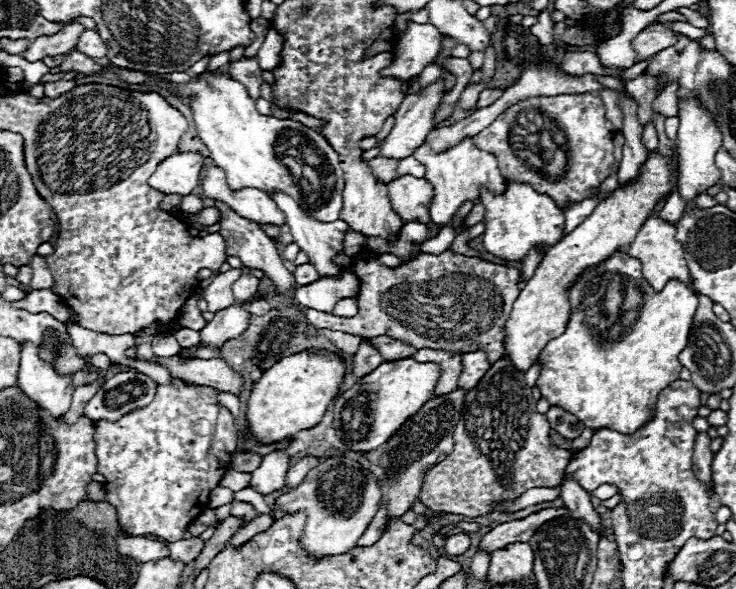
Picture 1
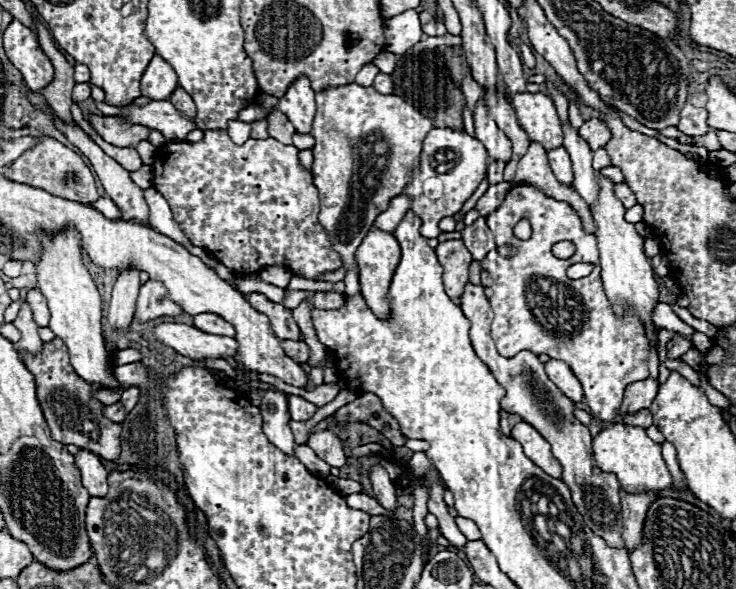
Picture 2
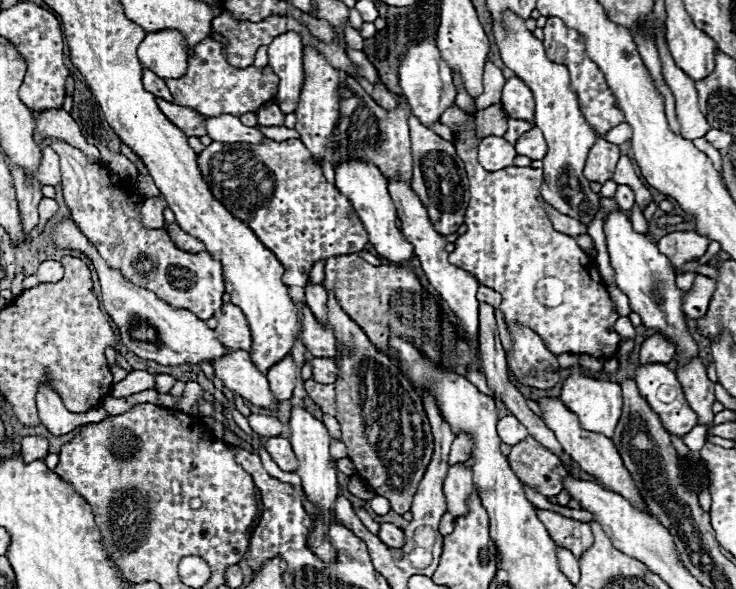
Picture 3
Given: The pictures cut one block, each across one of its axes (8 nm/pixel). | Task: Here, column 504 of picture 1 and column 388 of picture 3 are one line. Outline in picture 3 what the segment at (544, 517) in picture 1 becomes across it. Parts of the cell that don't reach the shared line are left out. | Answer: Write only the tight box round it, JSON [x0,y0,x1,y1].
[378,522,404,548]

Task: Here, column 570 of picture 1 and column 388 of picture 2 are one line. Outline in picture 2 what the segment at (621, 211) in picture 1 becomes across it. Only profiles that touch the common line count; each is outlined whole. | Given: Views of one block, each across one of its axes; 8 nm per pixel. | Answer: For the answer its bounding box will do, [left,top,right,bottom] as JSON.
[356,228,400,318]

